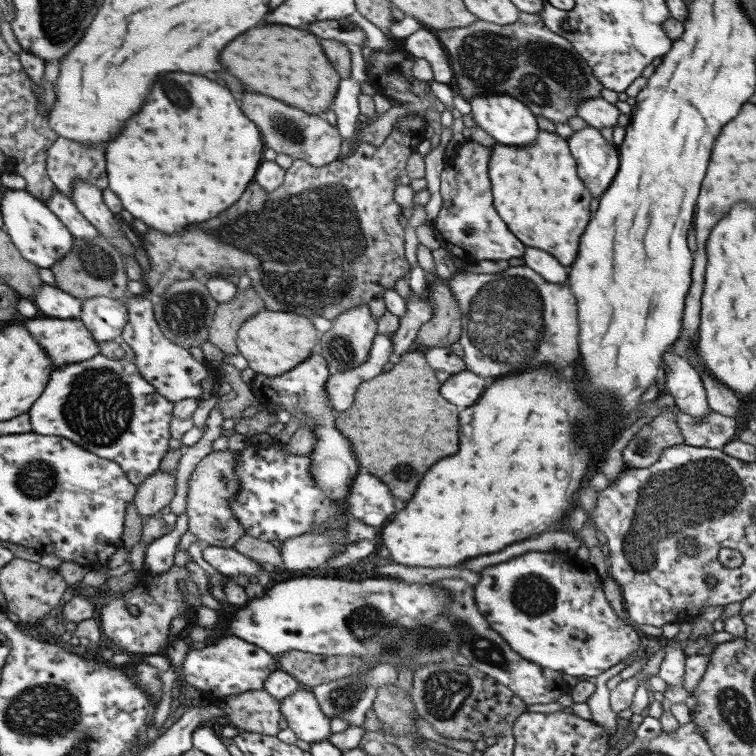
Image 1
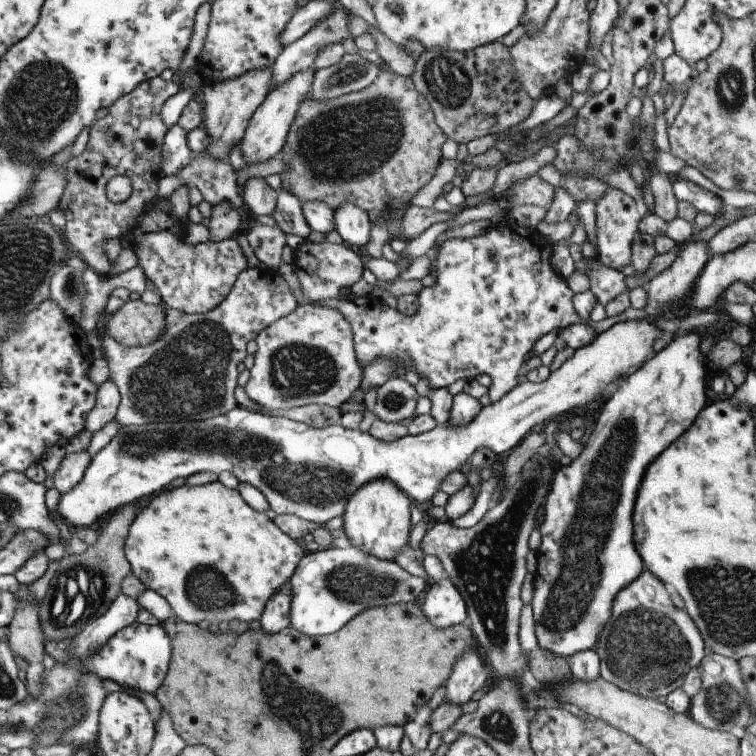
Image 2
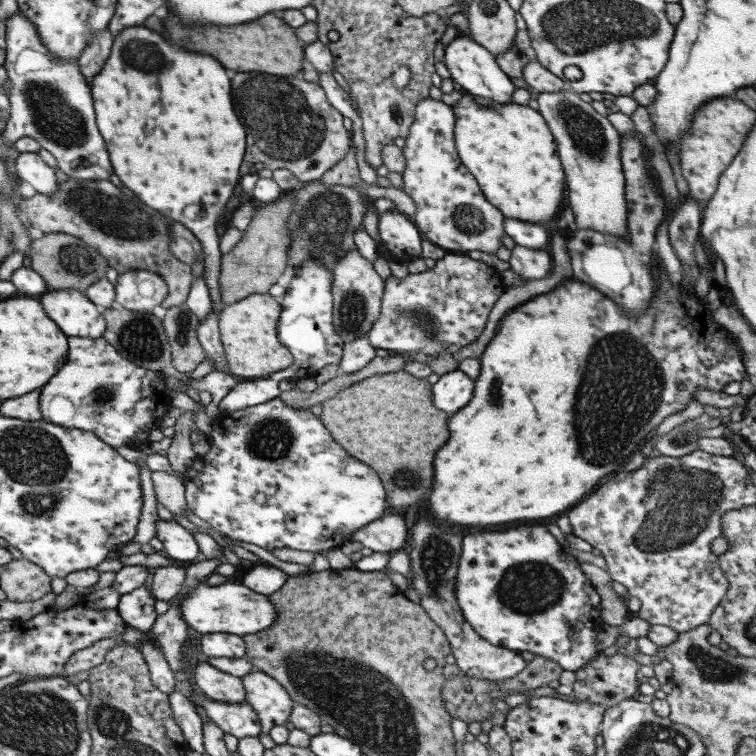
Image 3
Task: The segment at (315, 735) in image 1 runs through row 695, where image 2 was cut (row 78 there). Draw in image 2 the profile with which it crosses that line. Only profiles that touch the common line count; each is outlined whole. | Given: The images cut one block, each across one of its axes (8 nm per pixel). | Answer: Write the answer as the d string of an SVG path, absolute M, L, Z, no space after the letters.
M312 66L305 68L305 70L299 70L297 74L291 74L291 78L287 78L287 82L271 89L263 102L256 108L256 111L253 112L241 137L241 148L239 148L241 158L247 162L247 165L265 162L265 160L279 155L281 147L285 144L289 126L297 114L297 108L307 98L315 71Z

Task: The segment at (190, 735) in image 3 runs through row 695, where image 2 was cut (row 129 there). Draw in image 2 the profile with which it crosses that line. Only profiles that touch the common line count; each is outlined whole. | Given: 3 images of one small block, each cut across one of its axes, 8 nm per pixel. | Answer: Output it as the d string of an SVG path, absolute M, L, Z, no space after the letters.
M177 124L167 129L161 145L161 168L162 176L175 176L181 168L189 164L192 157L191 150L187 148L187 131L181 130Z

